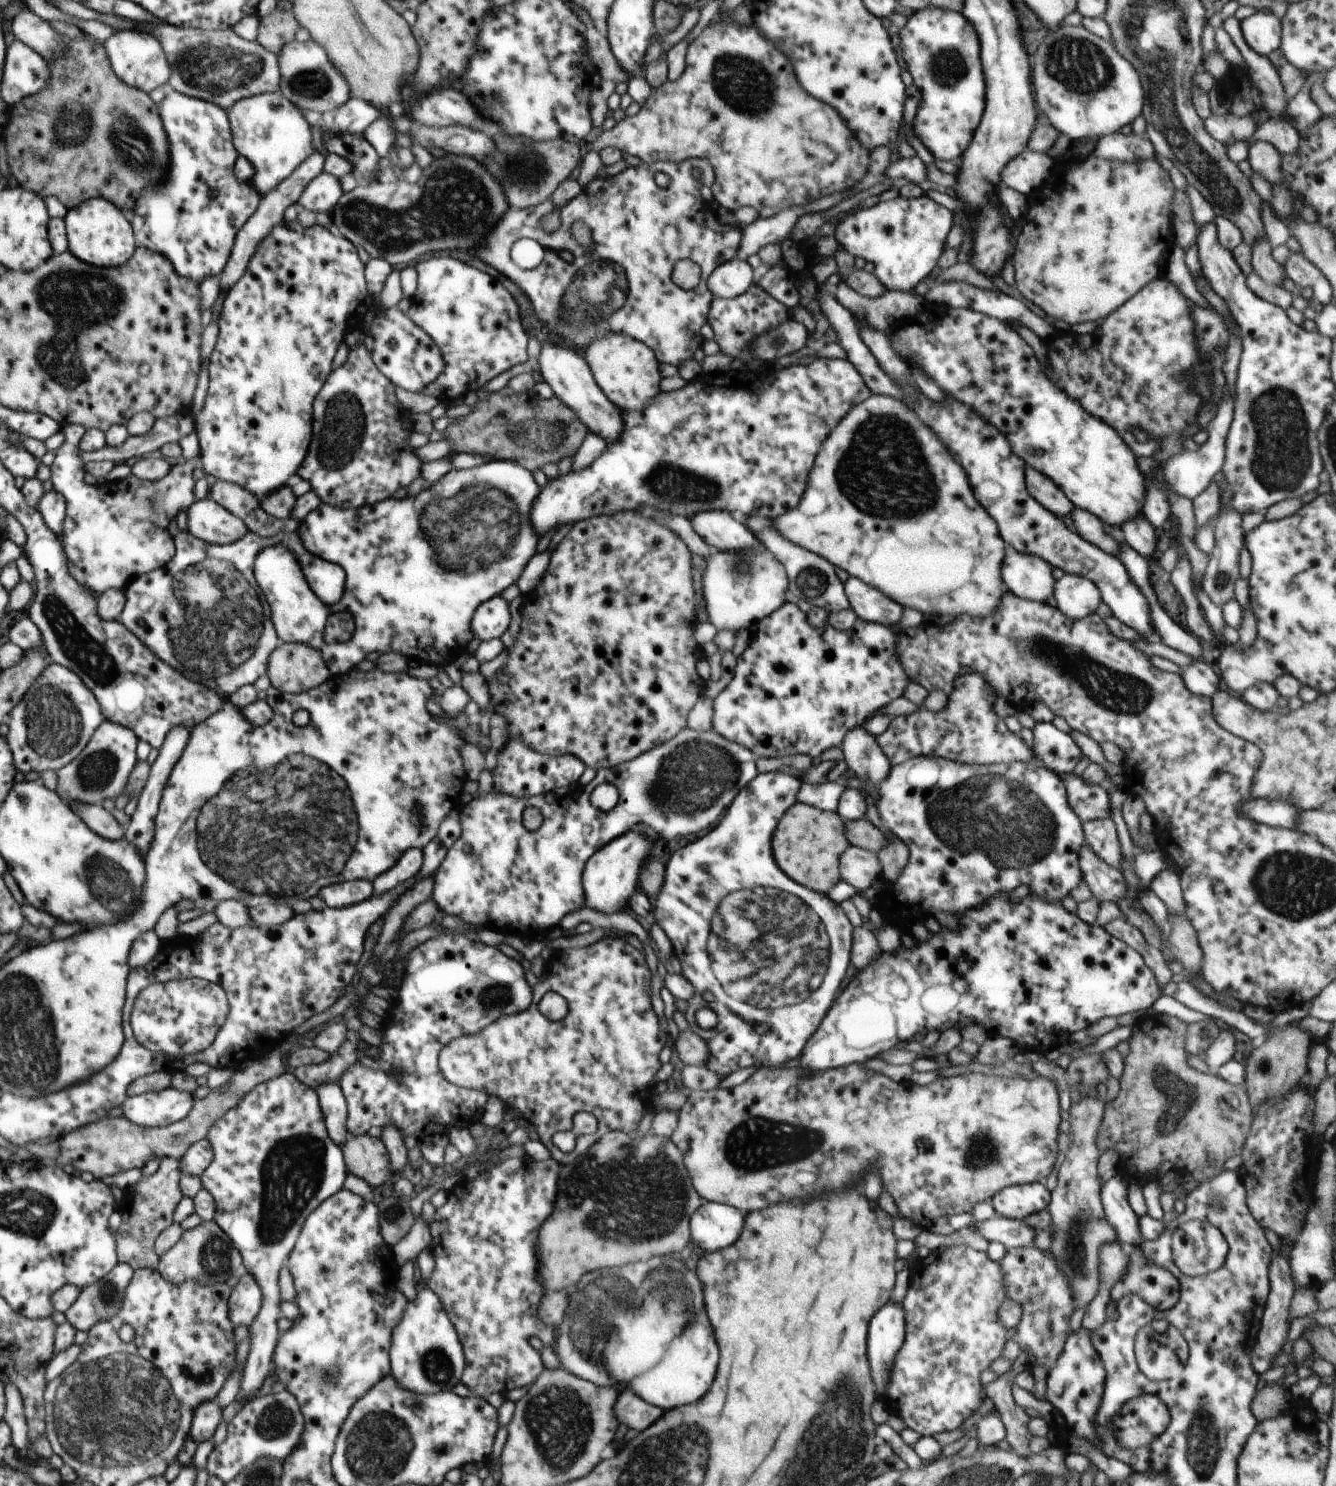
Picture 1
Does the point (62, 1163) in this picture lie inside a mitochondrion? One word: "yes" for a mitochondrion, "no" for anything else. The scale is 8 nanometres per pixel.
no

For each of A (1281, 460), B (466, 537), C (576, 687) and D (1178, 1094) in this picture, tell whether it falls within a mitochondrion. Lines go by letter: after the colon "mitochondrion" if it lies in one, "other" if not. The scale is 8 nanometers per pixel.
A: mitochondrion
B: mitochondrion
C: other
D: mitochondrion

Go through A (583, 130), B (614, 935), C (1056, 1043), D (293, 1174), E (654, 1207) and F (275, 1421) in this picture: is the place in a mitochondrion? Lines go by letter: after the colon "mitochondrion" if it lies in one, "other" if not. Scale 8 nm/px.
A: other
B: other
C: other
D: mitochondrion
E: mitochondrion
F: mitochondrion

